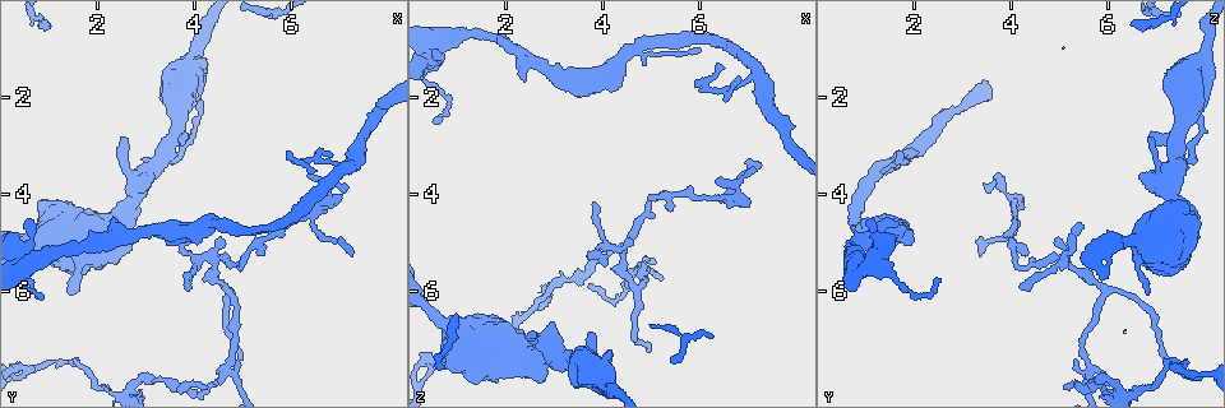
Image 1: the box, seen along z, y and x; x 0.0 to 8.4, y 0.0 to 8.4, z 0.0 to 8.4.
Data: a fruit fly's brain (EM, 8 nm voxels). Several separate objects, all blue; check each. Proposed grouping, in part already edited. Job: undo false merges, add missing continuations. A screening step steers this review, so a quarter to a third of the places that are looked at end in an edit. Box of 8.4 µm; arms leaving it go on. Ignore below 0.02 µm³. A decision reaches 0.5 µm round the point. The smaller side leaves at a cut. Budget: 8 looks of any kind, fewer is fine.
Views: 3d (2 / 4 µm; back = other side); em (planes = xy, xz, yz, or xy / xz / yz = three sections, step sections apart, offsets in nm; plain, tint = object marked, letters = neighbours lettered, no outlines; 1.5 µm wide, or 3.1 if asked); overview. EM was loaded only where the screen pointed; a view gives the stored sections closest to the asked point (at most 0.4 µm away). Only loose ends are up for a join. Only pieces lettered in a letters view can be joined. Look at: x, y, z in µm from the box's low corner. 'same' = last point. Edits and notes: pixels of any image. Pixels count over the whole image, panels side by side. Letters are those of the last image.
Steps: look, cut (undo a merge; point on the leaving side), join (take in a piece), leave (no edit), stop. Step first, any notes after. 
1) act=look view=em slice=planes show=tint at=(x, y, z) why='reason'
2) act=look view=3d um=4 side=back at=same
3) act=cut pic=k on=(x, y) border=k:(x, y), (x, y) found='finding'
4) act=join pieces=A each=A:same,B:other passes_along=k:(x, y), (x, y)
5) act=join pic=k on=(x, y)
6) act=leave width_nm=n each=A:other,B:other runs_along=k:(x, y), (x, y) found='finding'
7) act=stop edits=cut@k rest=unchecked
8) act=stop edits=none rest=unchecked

act=look view=em slice=planes show=letters at=(7.15, 3.40, 1.55) why='arms part here'

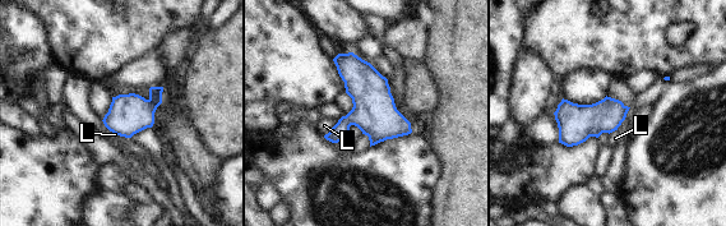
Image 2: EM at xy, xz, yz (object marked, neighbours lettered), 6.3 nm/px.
act=leave each=L:other found='all the same cell'

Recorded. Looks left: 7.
act=look view=em slice=planes show=letters at=(1.45, 6.10, 6.80) why='thin end'

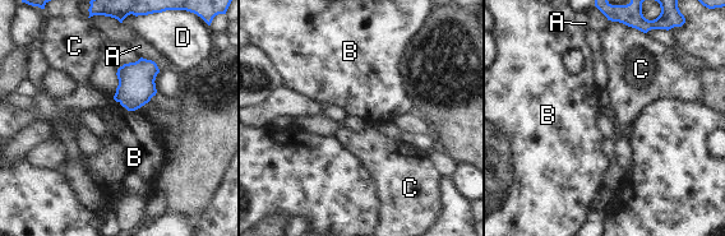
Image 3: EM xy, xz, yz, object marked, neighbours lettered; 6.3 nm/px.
act=leave width_nm=200 each=A:other,B:other,C:other,D:other border=3:(156, 92), (134, 110), (114, 100) found='no lettered piece goes on from it'

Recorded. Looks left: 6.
act=look view=3d um=4 at=(3.60, 3.35, 7.85) why='free end'

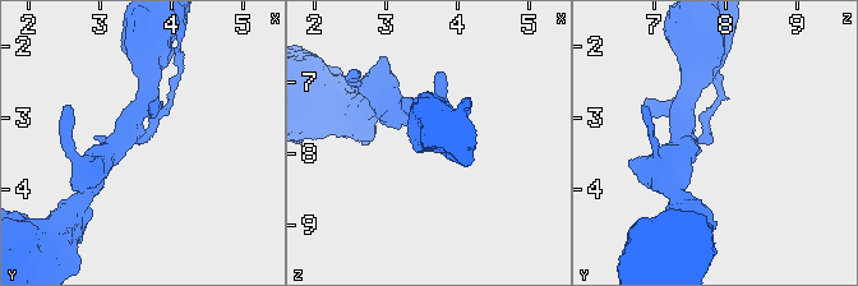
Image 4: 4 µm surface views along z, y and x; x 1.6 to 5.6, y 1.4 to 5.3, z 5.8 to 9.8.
act=look view=em slice=yz step=4 show=tint at=(3.60, 3.30, 7.80) why='shape alone is not enough'

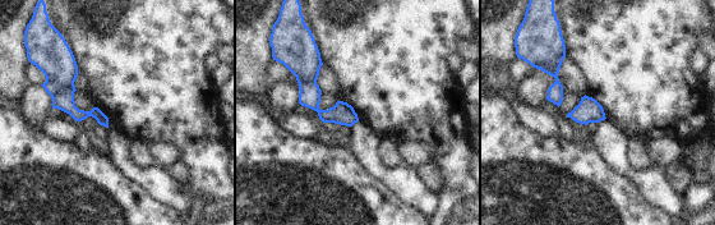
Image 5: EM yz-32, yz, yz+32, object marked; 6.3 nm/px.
act=look view=em slice=planes show=letters at=same

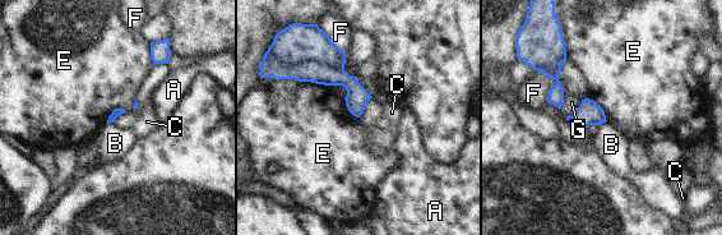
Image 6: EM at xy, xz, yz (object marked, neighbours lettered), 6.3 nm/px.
act=leave each=A:other,B:other,C:other,E:other,F:other,G:other found='no lettered piece goes on from it'

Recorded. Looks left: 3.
act=stop edits=none rest=unchecked

